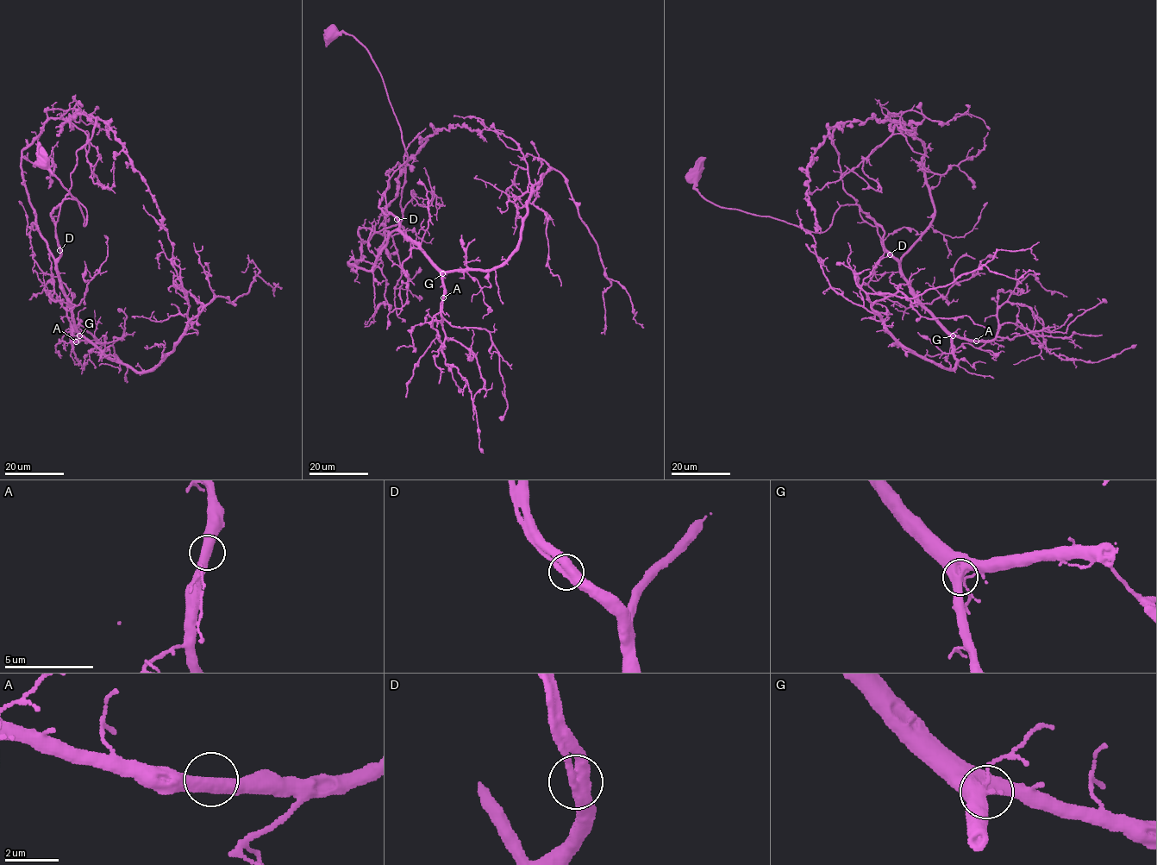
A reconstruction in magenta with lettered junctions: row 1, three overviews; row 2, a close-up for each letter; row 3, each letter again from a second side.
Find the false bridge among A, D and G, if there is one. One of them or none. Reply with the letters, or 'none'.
none

